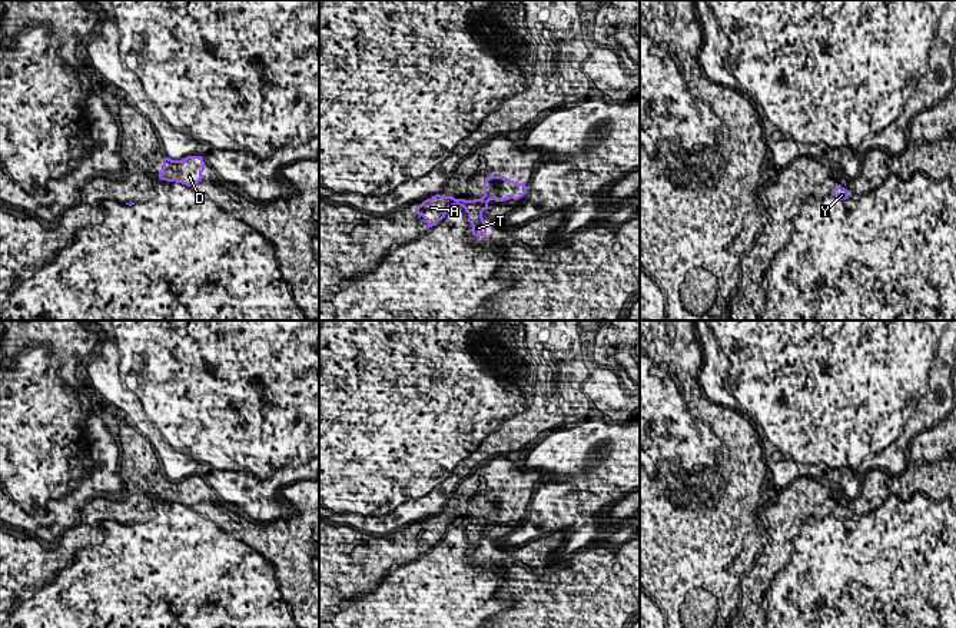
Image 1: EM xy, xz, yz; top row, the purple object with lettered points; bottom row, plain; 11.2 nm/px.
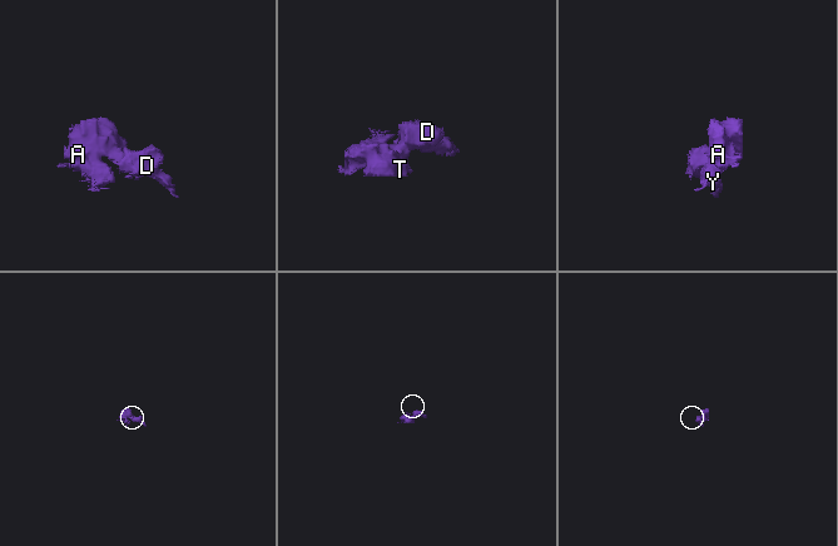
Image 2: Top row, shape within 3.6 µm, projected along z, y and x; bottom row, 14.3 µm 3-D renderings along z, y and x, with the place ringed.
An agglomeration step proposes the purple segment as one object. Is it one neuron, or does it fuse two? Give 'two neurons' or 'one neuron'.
one neuron

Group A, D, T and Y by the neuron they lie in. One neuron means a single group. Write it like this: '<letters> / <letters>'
A D T Y

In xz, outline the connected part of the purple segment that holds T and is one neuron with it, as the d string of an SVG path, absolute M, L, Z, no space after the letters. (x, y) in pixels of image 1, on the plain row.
M488 496L484 501L484 518L475 521L455 519L454 516L434 515L431 519L421 522L419 528L415 528L415 535L419 535L428 544L428 549L435 546L442 541L451 526L464 526L465 534L468 534L468 544L472 545L474 552L471 556L487 556L487 542L481 536L484 531L488 531L488 521L507 522L509 516L511 521L522 519L524 514L530 506L525 504L514 504L514 501L507 496Z

